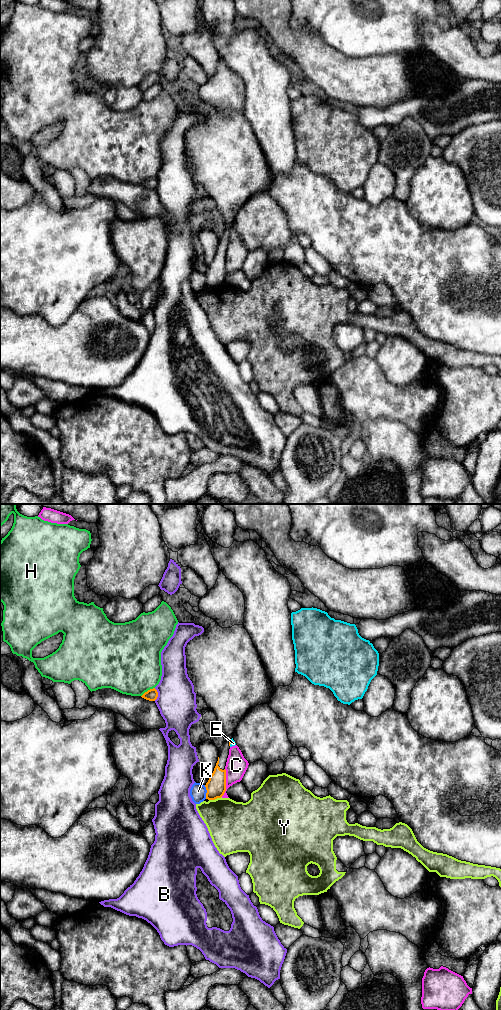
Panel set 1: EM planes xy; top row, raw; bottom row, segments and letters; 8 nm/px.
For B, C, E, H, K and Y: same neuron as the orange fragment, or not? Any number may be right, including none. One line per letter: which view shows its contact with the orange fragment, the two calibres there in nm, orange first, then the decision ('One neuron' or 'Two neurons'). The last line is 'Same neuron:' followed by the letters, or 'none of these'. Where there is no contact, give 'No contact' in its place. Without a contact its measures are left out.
B: Touches orange in xy. Thickness 90 nm (orange) against 320 nm. Two neurons
C: Touches orange in xy. Thickness 160 nm (orange) against 170 nm. Two neurons
E: Touches orange in xy. Thickness 20 nm (orange) against 40 nm. Two neurons
H: Touches orange in xy. Thickness 90 nm (orange) against 480 nm. Two neurons
K: Touches orange in xy. Thickness 160 nm (orange) against 130 nm. Two neurons
Y: Touches orange in xy. Thickness 160 nm (orange) against 380 nm. Two neurons
Same neuron: none of these

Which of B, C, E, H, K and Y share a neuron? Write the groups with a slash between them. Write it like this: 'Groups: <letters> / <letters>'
Groups: B / C E / H / K / Y

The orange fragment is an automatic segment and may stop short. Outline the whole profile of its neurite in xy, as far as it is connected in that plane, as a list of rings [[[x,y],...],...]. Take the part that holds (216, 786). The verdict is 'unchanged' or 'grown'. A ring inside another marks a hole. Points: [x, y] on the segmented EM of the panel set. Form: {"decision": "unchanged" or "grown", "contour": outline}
{"decision": "grown", "contour": [[[184,603],[183,606],[194,617],[192,623],[204,628],[204,632],[195,636],[185,647],[187,674],[194,685],[194,692],[204,698],[208,711],[215,713],[224,733],[218,761],[205,785],[206,799],[215,800],[221,798],[226,791],[225,766],[235,729],[252,708],[269,703],[274,689],[244,625],[222,628],[201,611],[195,612],[189,603]]]}

